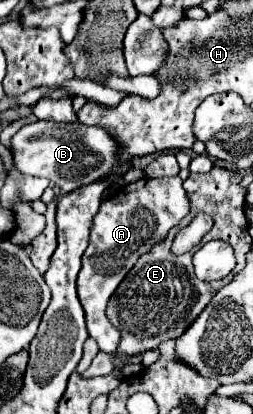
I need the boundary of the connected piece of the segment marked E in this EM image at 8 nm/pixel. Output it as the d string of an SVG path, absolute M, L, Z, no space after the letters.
M184 224L170 230L168 238L154 250L138 258L134 268L126 274L108 304L108 320L122 332L122 344L118 354L138 354L150 348L158 348L164 340L176 340L208 306L216 294L216 286L200 282L192 268L192 254L200 246L194 247L184 256L174 256L170 252L176 232Z

